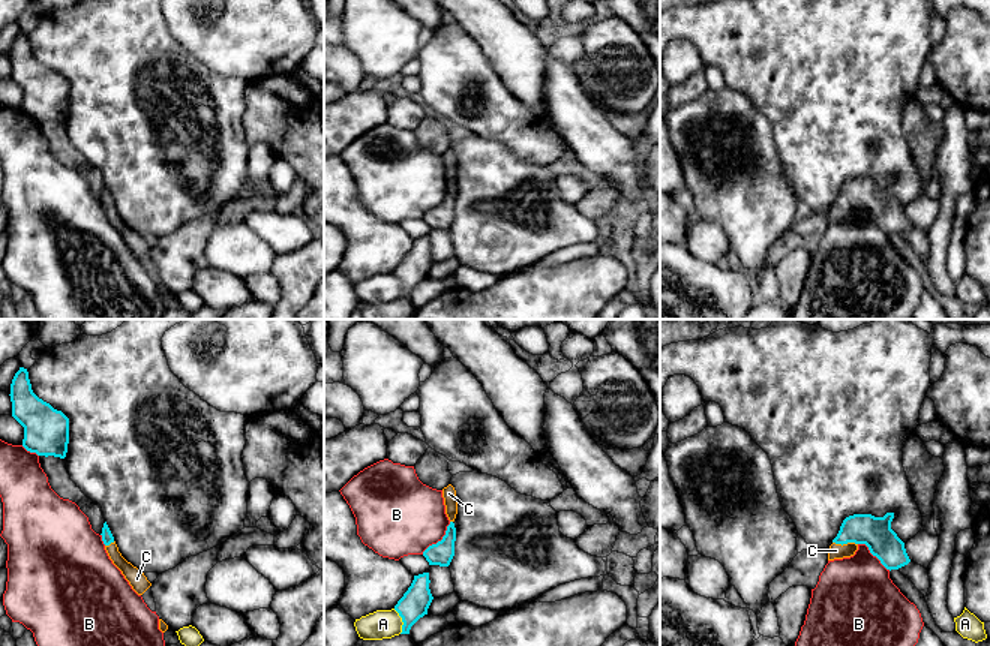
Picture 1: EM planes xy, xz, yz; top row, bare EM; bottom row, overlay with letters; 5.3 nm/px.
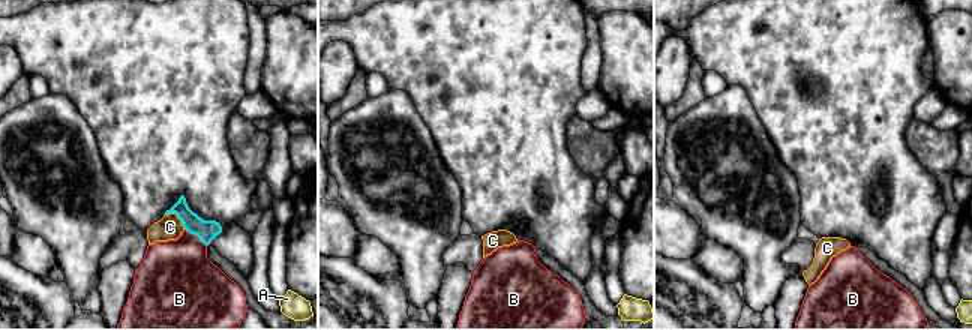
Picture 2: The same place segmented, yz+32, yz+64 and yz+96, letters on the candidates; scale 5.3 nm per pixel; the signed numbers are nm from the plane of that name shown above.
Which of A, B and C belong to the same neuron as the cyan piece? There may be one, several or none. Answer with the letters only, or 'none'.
C

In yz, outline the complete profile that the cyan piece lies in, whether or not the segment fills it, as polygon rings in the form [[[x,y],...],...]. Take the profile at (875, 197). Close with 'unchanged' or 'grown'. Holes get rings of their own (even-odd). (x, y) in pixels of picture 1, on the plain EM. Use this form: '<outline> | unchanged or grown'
[[[894,177],[884,181],[854,178],[843,184],[828,213],[828,225],[850,222],[860,208],[866,208],[886,234],[898,234],[910,226],[904,207],[891,193]]] | grown

